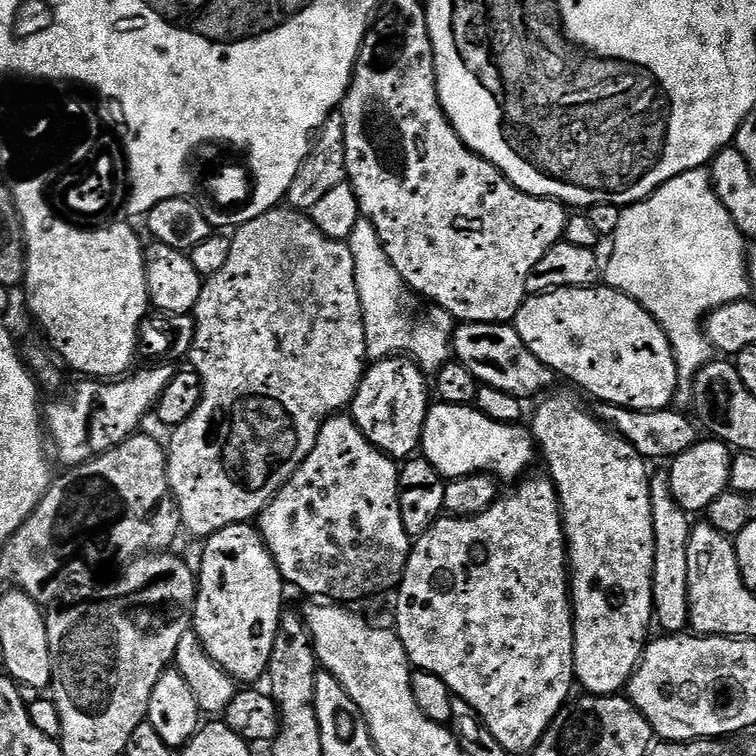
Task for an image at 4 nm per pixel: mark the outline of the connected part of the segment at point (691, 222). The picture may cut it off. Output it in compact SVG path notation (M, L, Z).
M695 168L689 172L684 172L681 176L676 176L670 182L666 182L662 187L656 191L651 192L645 200L638 204L627 205L621 211L618 218L618 230L610 237L610 244L612 244L612 253L608 256L608 265L603 265L602 280L607 287L618 290L622 294L626 294L634 302L638 302L643 308L649 312L652 317L658 322L658 326L666 334L666 338L672 347L674 354L674 362L676 363L676 378L681 385L691 385L692 379L698 374L698 370L702 370L702 366L709 364L714 358L714 349L712 344L708 341L705 328L706 317L711 314L714 309L721 308L727 304L733 304L736 300L745 299L749 295L748 283L750 277L748 274L748 256L744 252L744 244L746 245L746 238L738 230L738 226L730 218L728 211L718 202L718 196L712 188L712 178L707 171Z

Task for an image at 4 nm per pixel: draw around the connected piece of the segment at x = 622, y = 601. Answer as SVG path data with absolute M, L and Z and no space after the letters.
M552 396L549 400L541 399L536 413L532 416L530 431L542 460L548 463L547 475L556 486L556 494L560 501L560 515L564 517L564 539L568 546L568 562L570 565L570 595L572 598L572 629L574 630L574 670L576 680L584 687L585 693L594 696L615 696L623 693L628 687L628 679L640 664L646 645L649 643L648 627L653 627L652 579L654 578L654 518L651 517L651 486L649 484L650 468L644 457L634 450L628 442L616 435L610 428L601 424L591 411L579 408L568 396Z

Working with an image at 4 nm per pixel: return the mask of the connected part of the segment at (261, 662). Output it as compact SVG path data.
M251 523L226 526L207 537L205 544L208 545L200 556L200 568L198 564L196 602L192 610L191 627L212 661L236 683L250 686L268 671L270 650L274 650L274 638L280 625L280 613L286 608L286 585L270 550L264 545L259 527Z

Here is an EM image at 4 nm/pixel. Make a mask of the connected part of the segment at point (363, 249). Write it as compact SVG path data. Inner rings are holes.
M363 218L359 220L354 230L350 230L346 243L350 246L350 254L354 254L354 278L358 286L358 298L362 302L368 360L375 362L387 360L389 356L407 354L425 373L439 372L442 365L449 363L453 355L452 315L432 306L421 320L412 317L412 312L408 309L410 289L398 274L398 270L394 270L394 262L390 262L382 246L382 238L378 238L378 230L374 230L370 221Z

